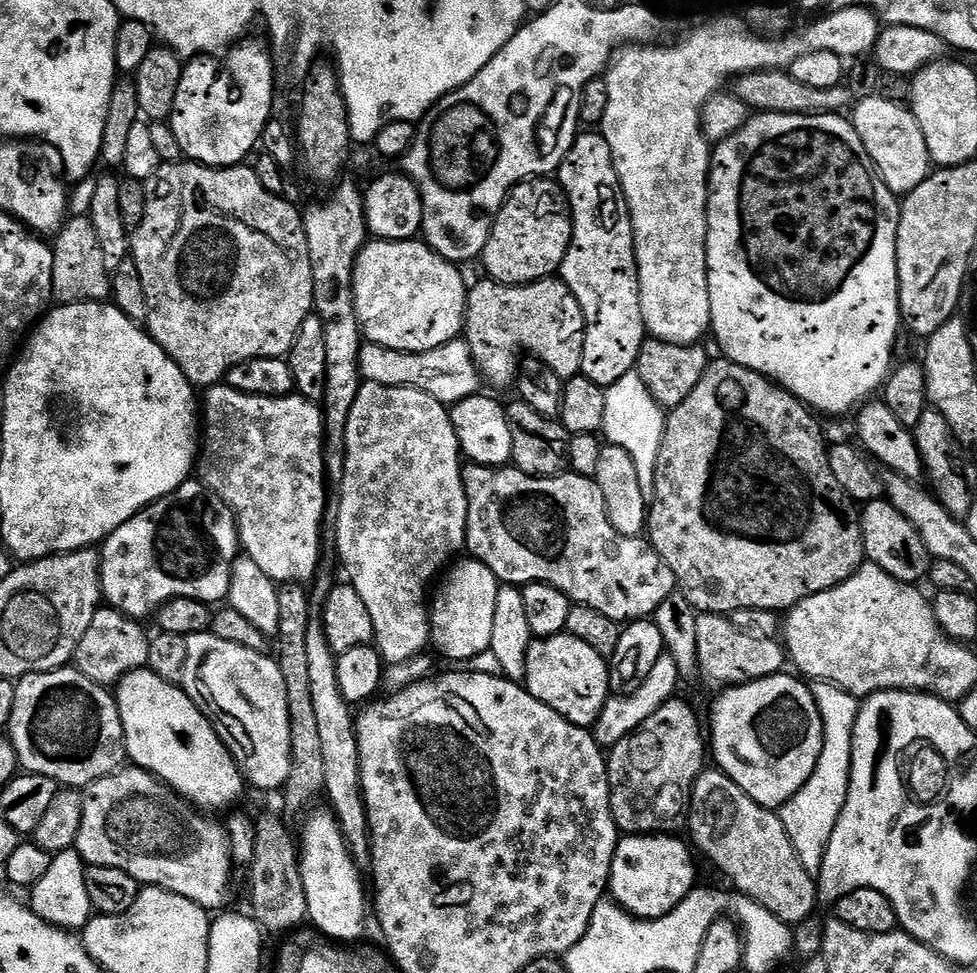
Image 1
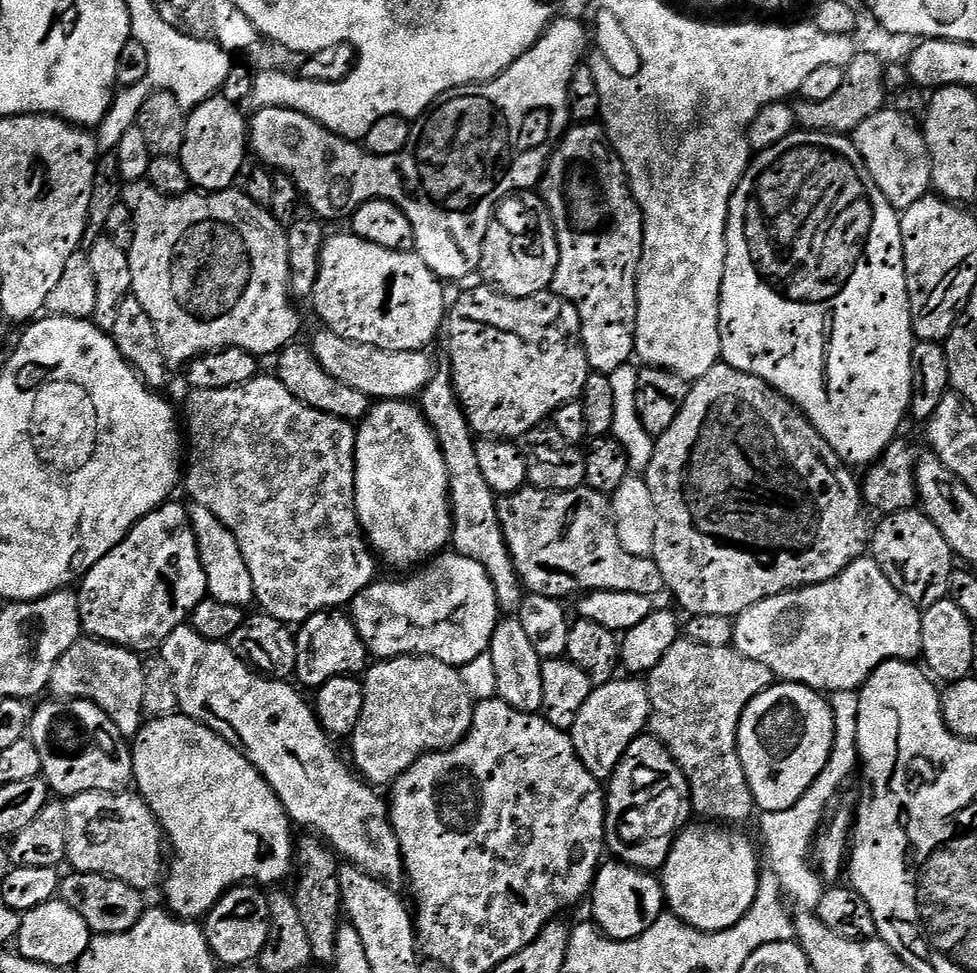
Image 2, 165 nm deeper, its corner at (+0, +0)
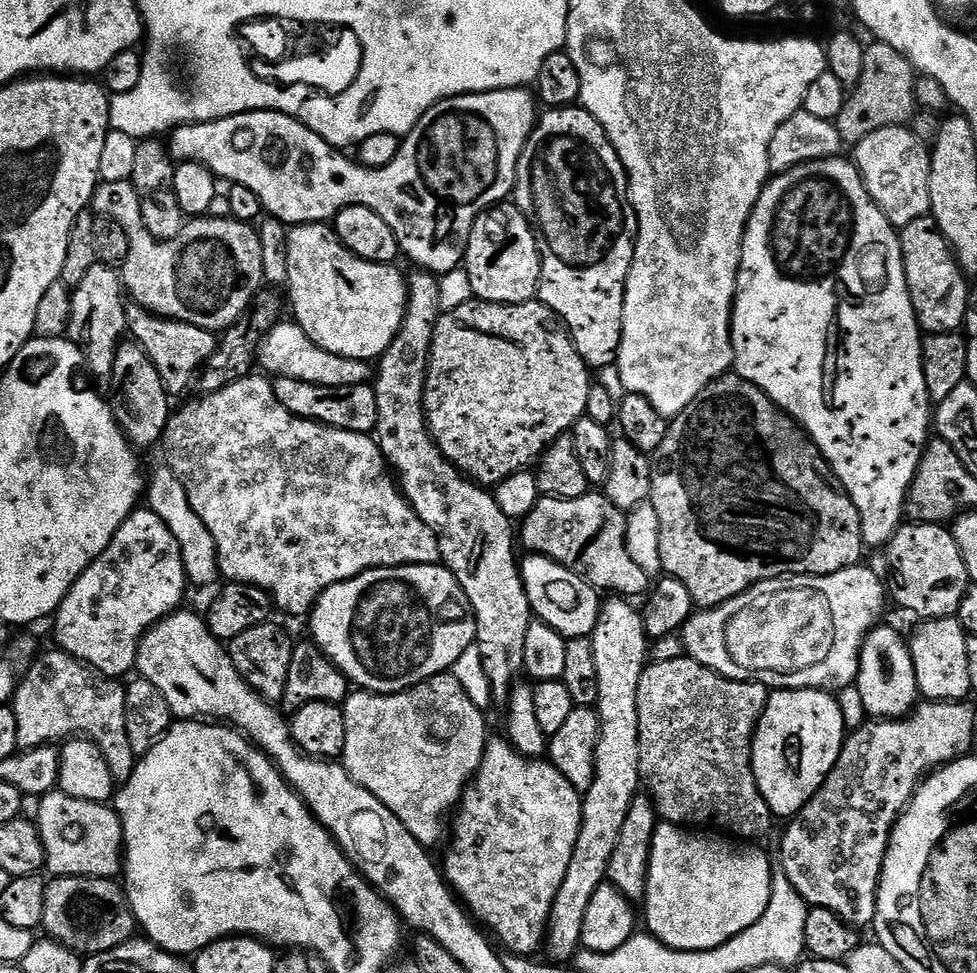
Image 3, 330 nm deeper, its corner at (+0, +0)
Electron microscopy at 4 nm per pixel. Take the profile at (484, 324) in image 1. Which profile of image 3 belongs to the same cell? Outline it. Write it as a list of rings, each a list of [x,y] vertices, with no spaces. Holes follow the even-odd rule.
[[[473,298],[464,305],[445,311],[436,321],[432,352],[428,355],[428,377],[424,383],[424,415],[428,421],[428,430],[443,456],[469,480],[481,486],[501,484],[510,474],[527,469],[533,461],[544,455],[549,446],[555,445],[557,438],[571,433],[572,427],[586,415],[594,383],[593,377],[588,377],[588,372],[590,373],[589,365],[576,352],[571,335],[547,303],[540,301],[539,304],[539,299],[533,298],[525,304],[492,304],[490,301]]]

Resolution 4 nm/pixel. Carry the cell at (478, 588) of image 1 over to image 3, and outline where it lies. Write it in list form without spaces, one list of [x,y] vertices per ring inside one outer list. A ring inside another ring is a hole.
[[[433,562],[431,564],[403,564],[397,568],[371,568],[362,574],[358,574],[352,580],[338,582],[334,586],[327,588],[316,599],[316,604],[310,613],[310,619],[312,619],[313,636],[311,636],[311,639],[319,645],[324,655],[348,677],[349,681],[357,689],[385,696],[395,692],[404,692],[407,688],[421,684],[424,680],[445,675],[445,673],[454,668],[455,662],[462,656],[463,651],[467,647],[472,646],[476,638],[475,618],[472,614],[472,609],[468,607],[466,594],[452,571],[440,562]]]

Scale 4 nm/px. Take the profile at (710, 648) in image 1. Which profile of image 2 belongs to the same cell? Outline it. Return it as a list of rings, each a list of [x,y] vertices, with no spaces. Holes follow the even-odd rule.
[[[681,638],[677,640],[674,646],[670,646],[670,650],[666,650],[666,658],[662,658],[662,662],[658,662],[658,666],[654,666],[652,671],[647,673],[646,683],[648,693],[650,694],[650,706],[652,707],[651,715],[648,717],[648,728],[651,735],[659,738],[668,747],[670,754],[674,758],[674,762],[678,762],[682,774],[688,780],[690,794],[692,795],[693,813],[705,821],[723,822],[728,826],[736,826],[739,825],[736,824],[739,820],[750,819],[752,812],[754,813],[754,801],[752,799],[752,791],[748,785],[748,779],[746,778],[746,770],[742,766],[740,747],[738,746],[738,730],[740,729],[740,719],[746,710],[746,706],[750,706],[750,702],[754,702],[754,698],[758,698],[758,694],[762,694],[767,688],[772,687],[774,677],[770,668],[762,666],[762,662],[754,662],[754,658],[746,658],[741,652],[737,652],[735,647],[719,648],[718,646],[702,646],[693,640]]]

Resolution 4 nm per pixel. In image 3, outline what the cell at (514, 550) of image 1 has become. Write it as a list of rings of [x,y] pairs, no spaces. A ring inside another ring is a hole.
[[[592,490],[587,496],[573,500],[560,500],[557,496],[544,496],[537,500],[534,510],[530,510],[530,514],[525,516],[519,525],[518,540],[528,547],[529,553],[557,560],[562,566],[571,568],[573,572],[583,576],[597,590],[605,588],[610,592],[608,594],[615,594],[620,598],[633,598],[632,596],[640,595],[643,597],[649,591],[650,579],[630,558],[624,537],[625,527],[625,513],[614,507],[599,491]]]

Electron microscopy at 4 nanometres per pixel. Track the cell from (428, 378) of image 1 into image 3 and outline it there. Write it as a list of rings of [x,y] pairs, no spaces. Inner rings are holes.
[[[295,322],[278,323],[262,337],[258,344],[258,364],[265,368],[265,373],[272,372],[268,374],[273,377],[285,376],[318,386],[354,386],[365,383],[370,376],[369,361],[330,354],[318,347]]]

